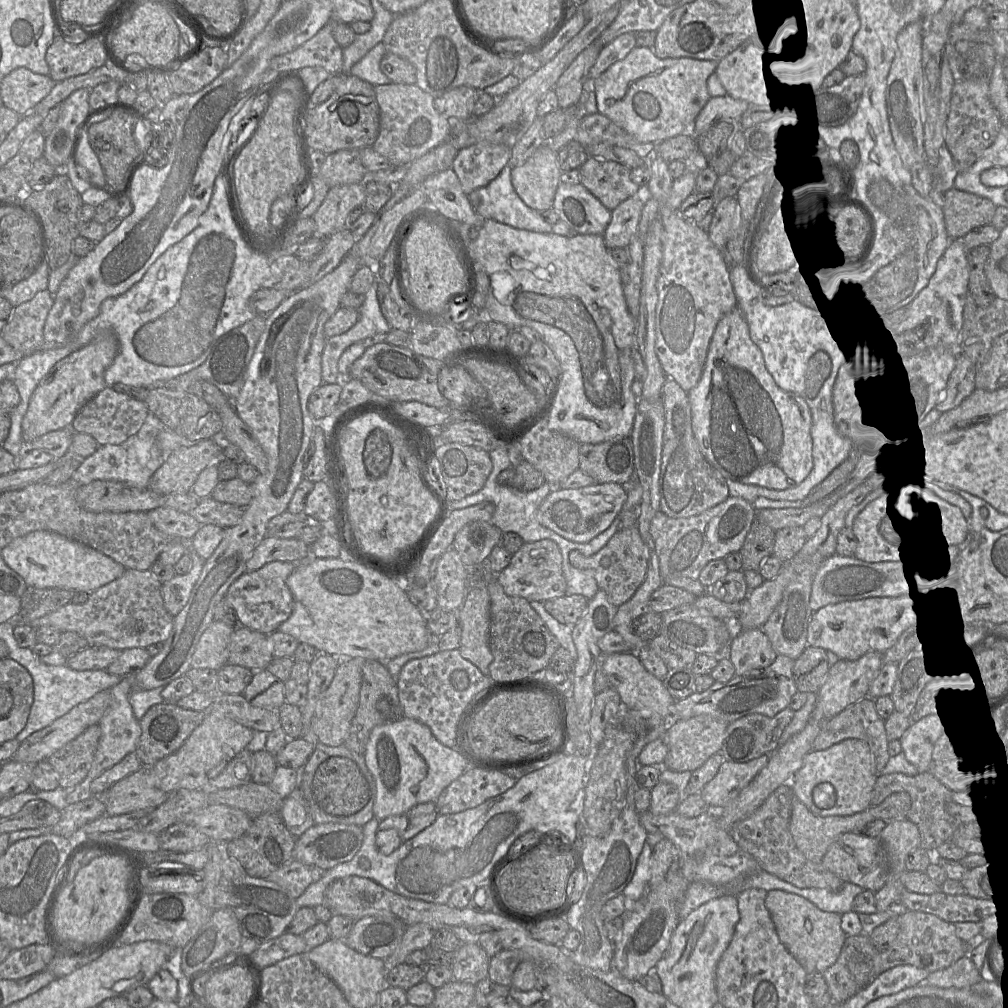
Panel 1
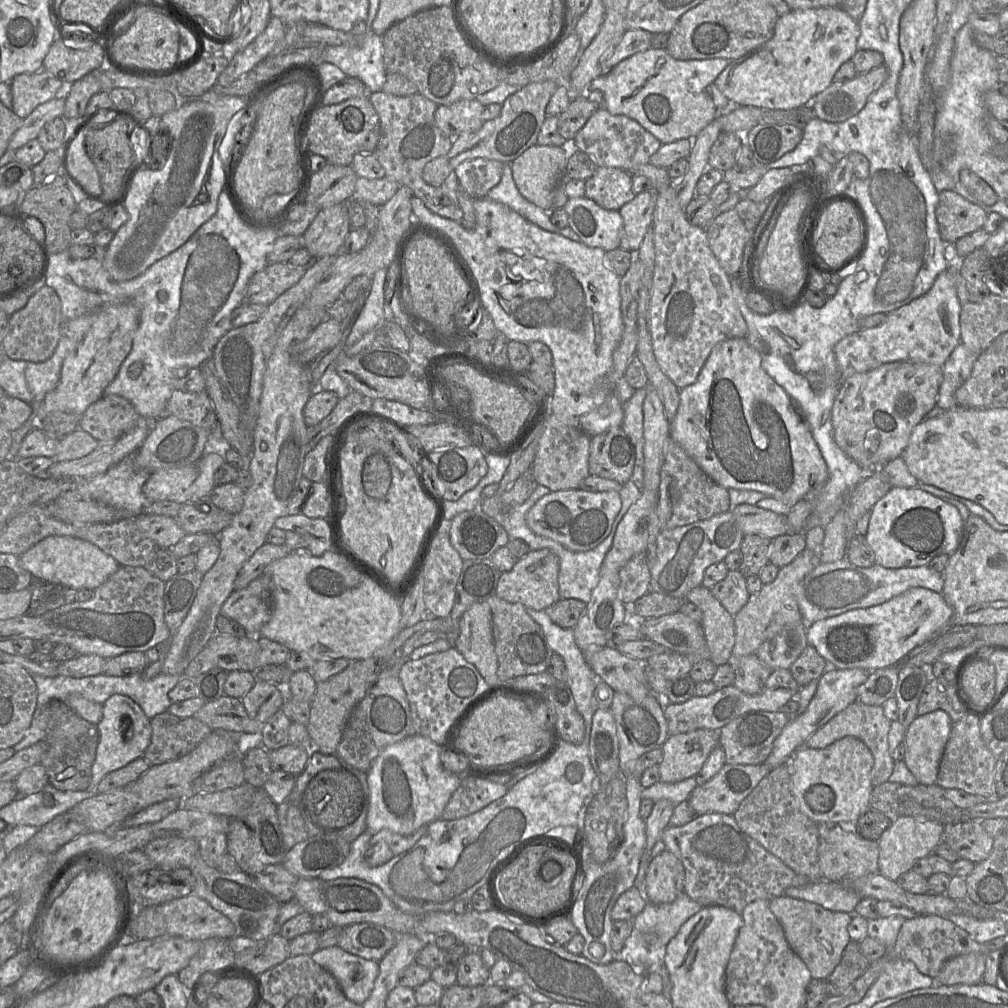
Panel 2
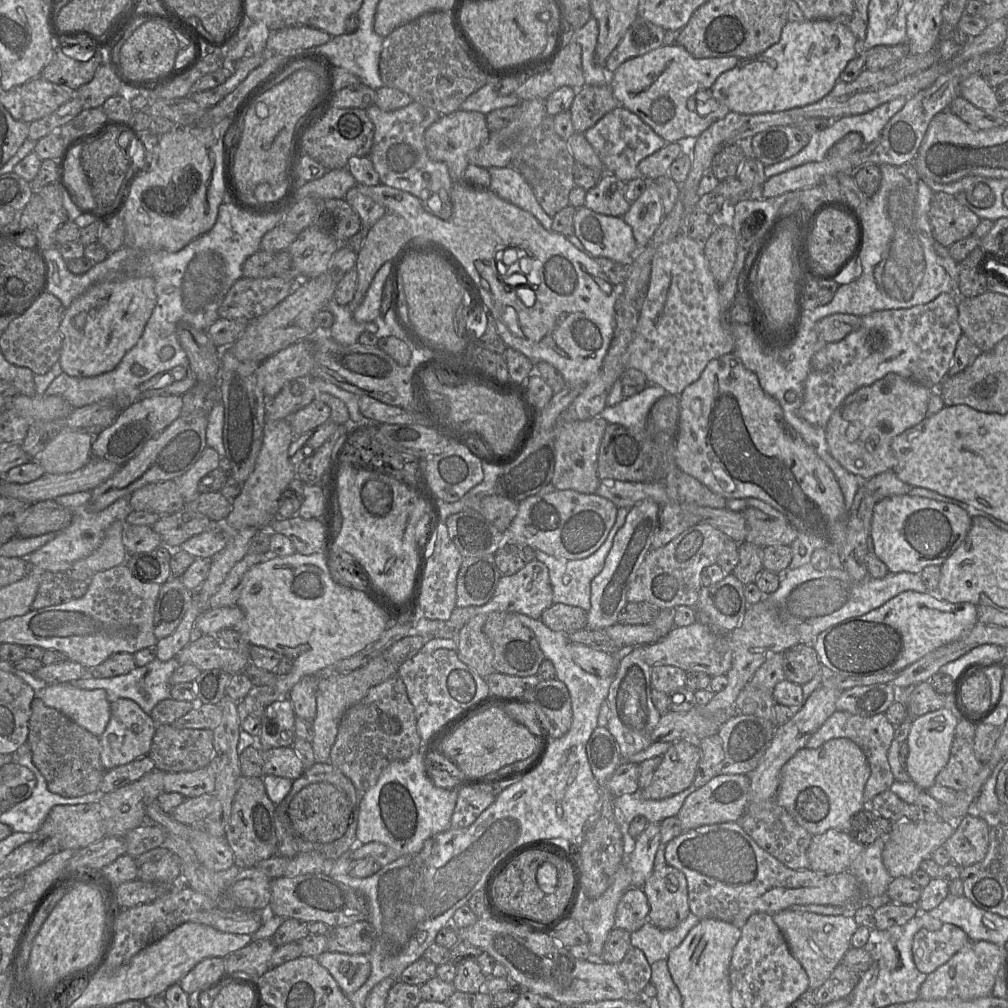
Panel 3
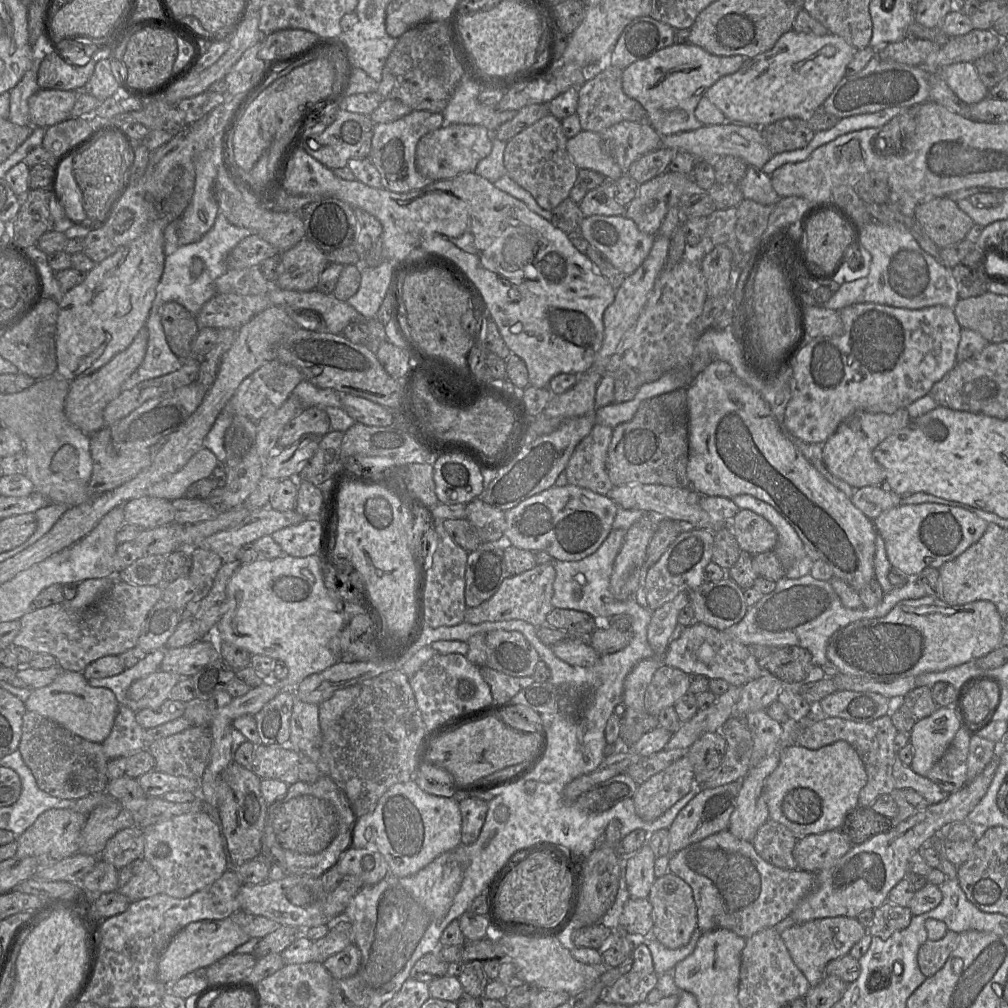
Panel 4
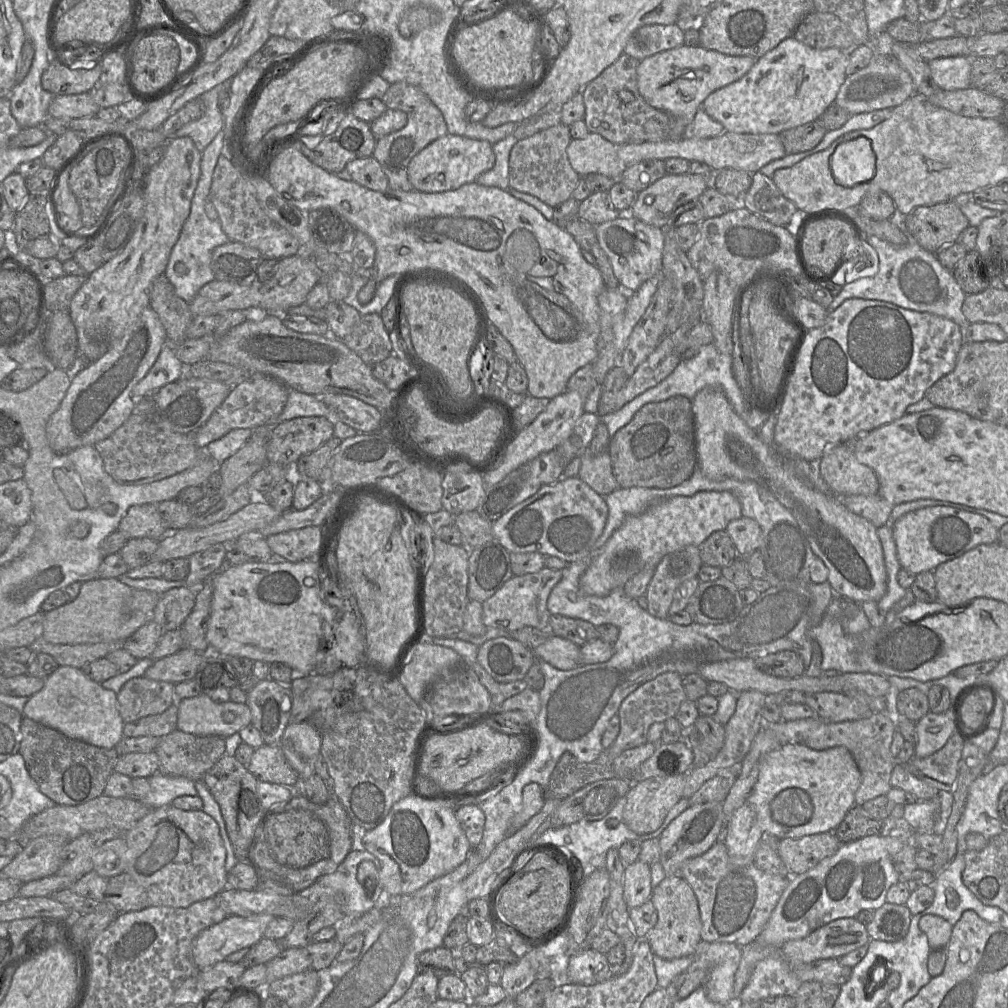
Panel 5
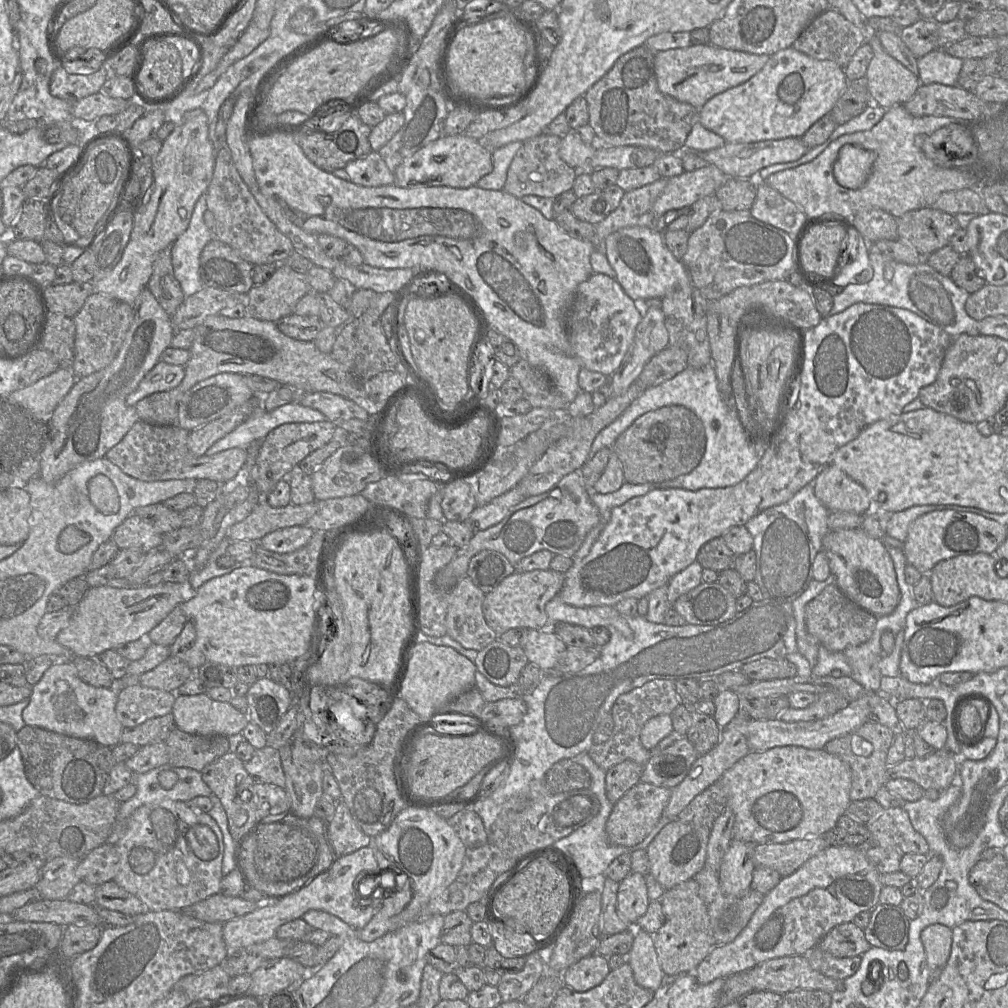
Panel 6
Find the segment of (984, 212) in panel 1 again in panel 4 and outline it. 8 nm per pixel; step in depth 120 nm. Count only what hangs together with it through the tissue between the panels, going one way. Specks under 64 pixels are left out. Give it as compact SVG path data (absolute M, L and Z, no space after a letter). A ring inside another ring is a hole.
M935 197L917 204L914 218L940 249L965 239L974 225L971 217L948 197Z

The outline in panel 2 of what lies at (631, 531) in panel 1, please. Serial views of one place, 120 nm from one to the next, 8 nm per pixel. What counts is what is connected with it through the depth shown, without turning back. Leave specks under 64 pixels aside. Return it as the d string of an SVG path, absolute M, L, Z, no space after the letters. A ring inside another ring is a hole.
M645 552L631 558L619 571L619 598L628 607L648 593L650 571Z

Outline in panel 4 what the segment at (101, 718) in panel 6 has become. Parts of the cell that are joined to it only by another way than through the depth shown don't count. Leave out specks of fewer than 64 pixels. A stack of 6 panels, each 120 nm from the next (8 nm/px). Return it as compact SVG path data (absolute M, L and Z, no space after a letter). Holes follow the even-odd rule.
M63 671L48 686L32 690L25 708L52 720L85 740L102 744L111 732L119 703L111 690L90 686L82 673Z

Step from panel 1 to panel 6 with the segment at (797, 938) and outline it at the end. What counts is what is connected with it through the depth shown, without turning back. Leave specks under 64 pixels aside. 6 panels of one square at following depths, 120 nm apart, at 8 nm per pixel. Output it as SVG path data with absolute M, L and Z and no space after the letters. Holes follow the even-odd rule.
M847 922L829 931L820 940L818 947L835 957L843 958L862 956L872 946L865 938L864 929L853 922Z

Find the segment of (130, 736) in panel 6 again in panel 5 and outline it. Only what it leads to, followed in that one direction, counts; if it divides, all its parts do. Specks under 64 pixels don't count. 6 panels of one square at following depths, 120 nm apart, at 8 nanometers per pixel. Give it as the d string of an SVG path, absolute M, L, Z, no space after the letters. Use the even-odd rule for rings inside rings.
M175 703L161 714L146 716L134 722L124 723L123 738L164 737L177 730L177 720L178 705Z

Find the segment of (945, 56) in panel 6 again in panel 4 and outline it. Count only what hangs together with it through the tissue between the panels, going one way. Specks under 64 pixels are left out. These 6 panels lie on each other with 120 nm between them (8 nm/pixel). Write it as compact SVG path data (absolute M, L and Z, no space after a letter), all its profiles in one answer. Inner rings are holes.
M958 62L939 70L949 88L966 104L972 105L989 96L973 62Z

